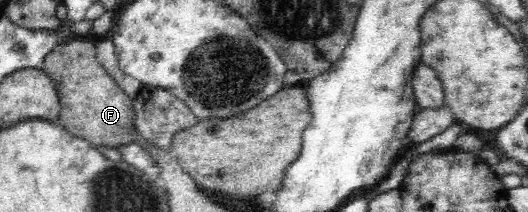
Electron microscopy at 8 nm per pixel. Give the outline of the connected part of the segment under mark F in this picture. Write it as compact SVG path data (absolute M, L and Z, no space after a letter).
M84 38L60 41L45 56L41 69L55 83L60 100L58 121L65 130L95 147L118 148L123 144L133 143L136 114L132 98L99 64L95 43Z

